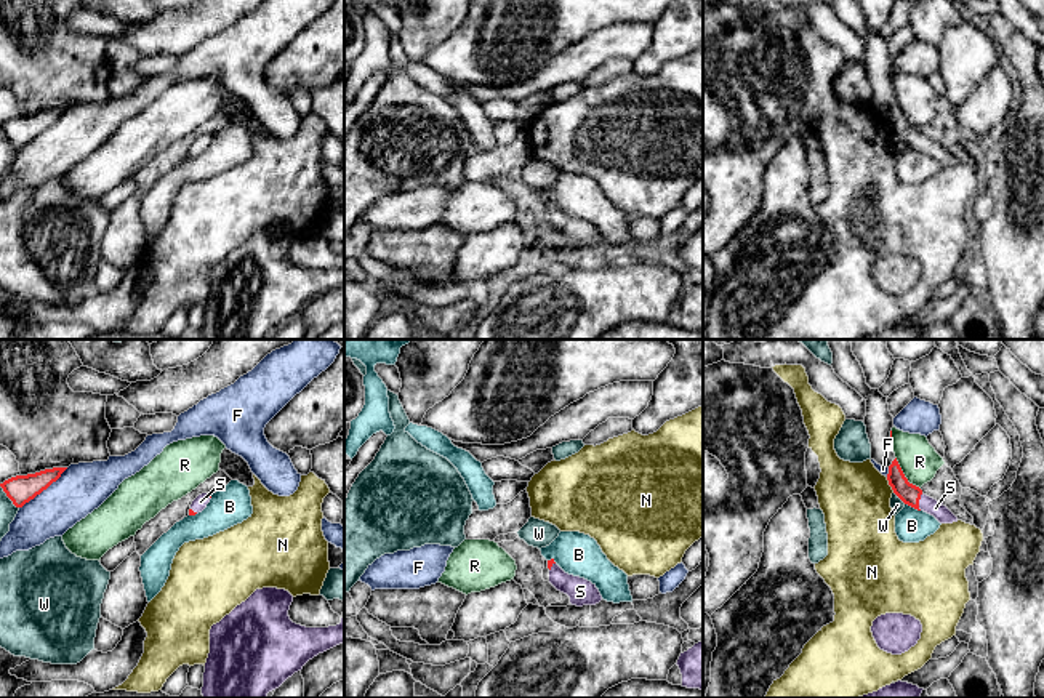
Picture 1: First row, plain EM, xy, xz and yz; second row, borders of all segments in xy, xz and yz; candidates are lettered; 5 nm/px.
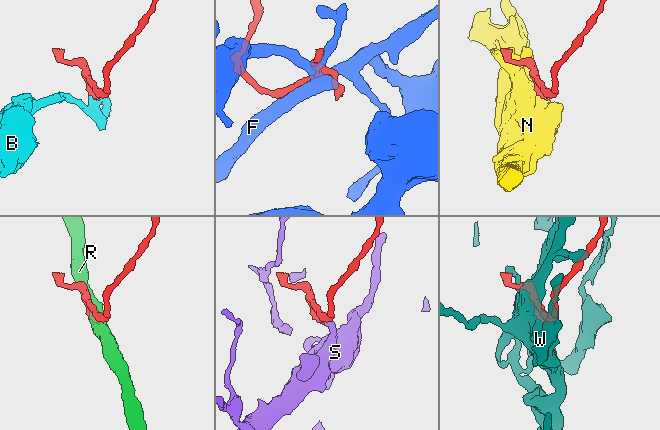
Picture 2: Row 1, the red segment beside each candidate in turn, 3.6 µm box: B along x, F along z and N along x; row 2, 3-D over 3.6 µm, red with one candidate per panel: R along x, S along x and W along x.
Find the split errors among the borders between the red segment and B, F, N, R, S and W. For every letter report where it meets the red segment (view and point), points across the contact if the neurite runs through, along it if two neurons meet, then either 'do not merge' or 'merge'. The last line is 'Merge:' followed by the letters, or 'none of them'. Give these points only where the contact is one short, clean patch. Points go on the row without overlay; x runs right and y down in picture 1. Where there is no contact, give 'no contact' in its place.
B: contact yz (913, 148); border yz (905, 144), (919, 152); do not merge
F: contact xy (44, 130); do not merge
N: contact yz (889, 125); do not merge
R: contact yz (903, 116); border yz (895, 98), (903, 117), (919, 130); do not merge
S: contact yz (918, 143); way yz (908, 135), (918, 143), (935, 149); merge
W: contact yz (900, 140); do not merge
Merge: S

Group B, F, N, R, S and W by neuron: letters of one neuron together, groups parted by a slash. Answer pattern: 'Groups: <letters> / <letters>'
Groups: B / F / N / R / S / W

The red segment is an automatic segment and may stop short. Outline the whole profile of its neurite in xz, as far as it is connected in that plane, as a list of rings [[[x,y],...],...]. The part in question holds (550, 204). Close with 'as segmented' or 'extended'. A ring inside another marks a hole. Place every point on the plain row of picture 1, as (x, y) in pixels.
[[[554,200],[548,202],[549,224],[570,239],[570,245],[576,248],[596,247],[602,237],[591,223],[565,215]]] | extended

